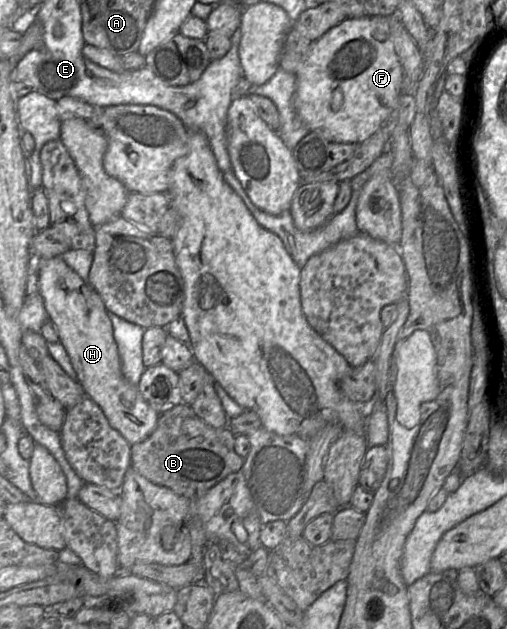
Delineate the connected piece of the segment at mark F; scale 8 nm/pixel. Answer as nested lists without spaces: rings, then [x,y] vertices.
[[[388,16],[346,18],[312,42],[307,58],[296,73],[294,107],[309,131],[321,131],[335,143],[361,144],[372,136],[397,107],[404,90],[404,70],[395,51]]]

